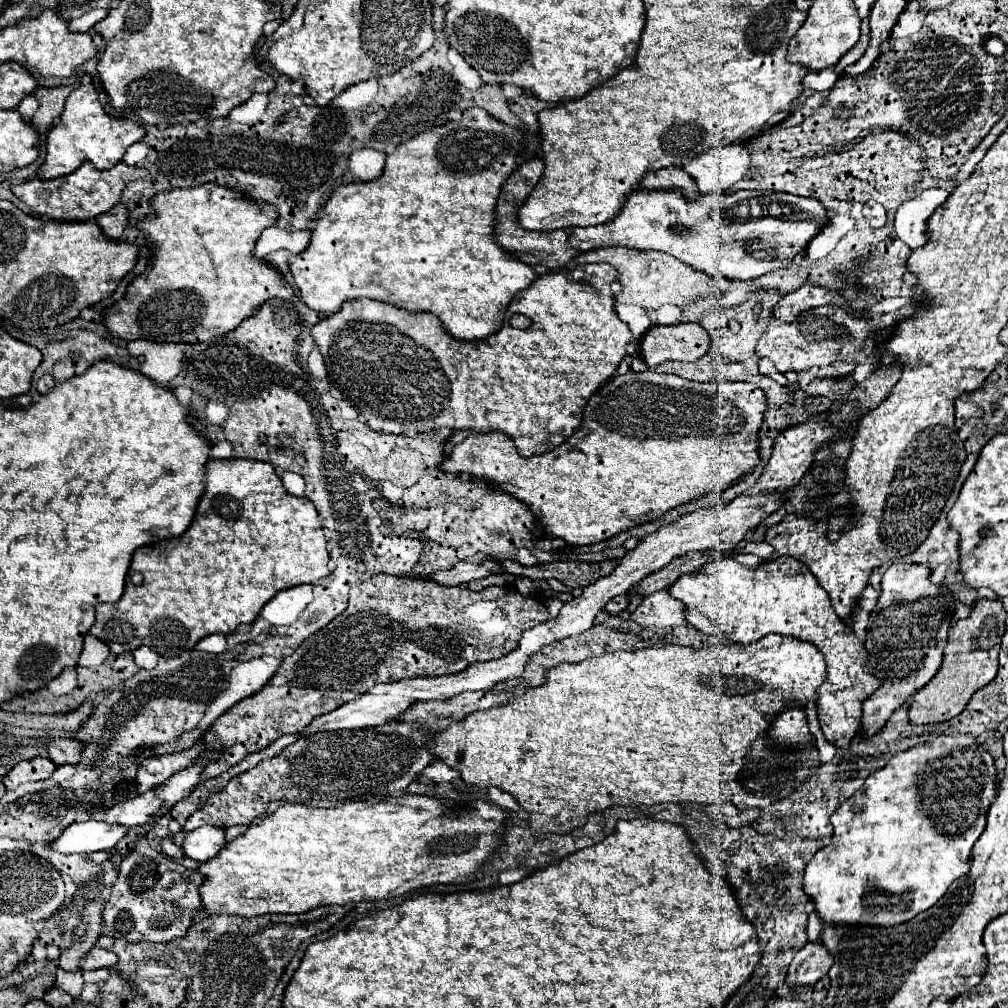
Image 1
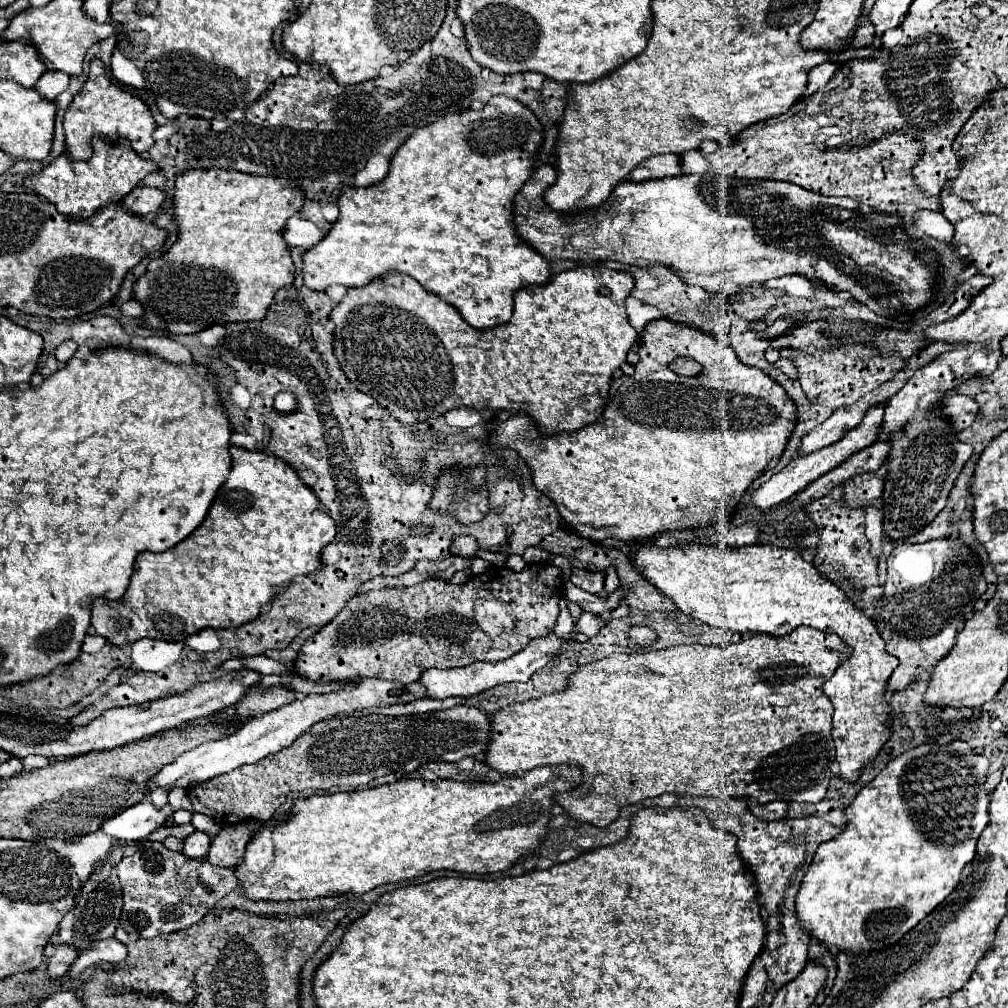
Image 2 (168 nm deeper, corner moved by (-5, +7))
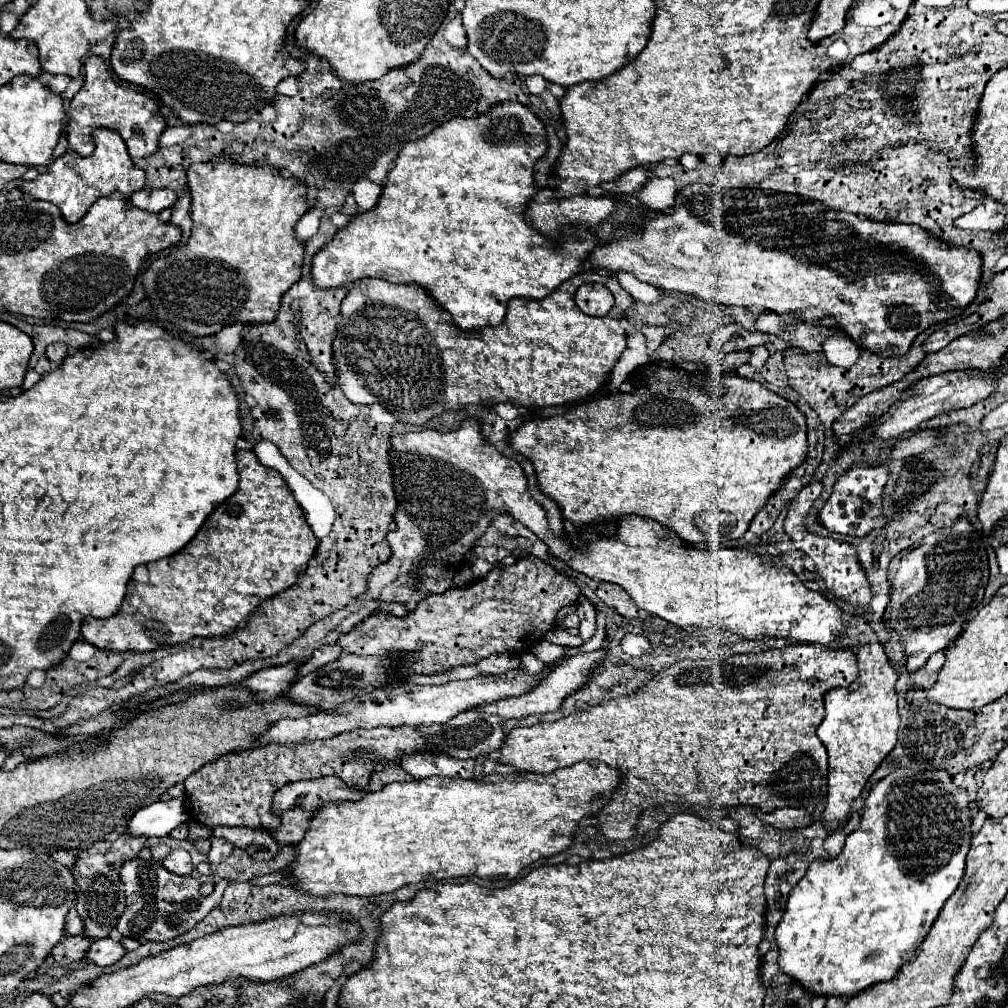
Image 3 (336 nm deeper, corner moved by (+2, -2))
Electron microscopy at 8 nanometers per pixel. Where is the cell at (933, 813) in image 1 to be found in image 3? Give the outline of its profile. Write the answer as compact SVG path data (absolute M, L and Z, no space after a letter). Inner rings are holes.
M894 769L888 777L884 777L882 781L878 781L868 799L866 799L866 809L860 821L860 829L850 833L846 837L846 845L842 849L842 853L836 859L828 859L828 861L814 861L804 879L800 879L800 883L792 889L792 895L788 899L788 907L784 911L784 917L776 929L776 943L778 943L778 965L780 971L788 977L792 977L792 981L796 981L798 985L802 985L808 993L812 995L822 995L822 997L854 997L860 991L866 991L868 987L882 983L882 981L890 981L898 975L898 971L902 969L902 965L914 955L914 951L920 947L920 943L926 939L932 923L936 921L942 905L946 903L946 899L956 891L958 883L962 881L964 875L964 861L970 849L970 823L972 823L972 813L968 809L968 799L966 799L966 791L956 787L952 777L946 771L926 771L926 773L914 773L912 769ZM890 795L892 795L892 829L890 829Z

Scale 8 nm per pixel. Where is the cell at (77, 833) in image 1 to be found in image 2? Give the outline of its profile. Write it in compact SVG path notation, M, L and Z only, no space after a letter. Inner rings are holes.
M139 802L119 812L115 818L103 820L101 832L105 832L107 836L113 836L119 842L133 842L133 840L145 838L147 834L163 826L167 816L171 816L169 804L163 810L155 810L151 802Z

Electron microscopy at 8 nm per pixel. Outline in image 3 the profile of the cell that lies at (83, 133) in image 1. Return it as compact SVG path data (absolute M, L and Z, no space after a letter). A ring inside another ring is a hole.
M90 55L86 61L86 81L82 89L74 95L74 99L68 103L68 127L66 137L70 143L70 149L80 155L90 155L94 151L94 139L92 133L98 127L108 127L116 131L126 147L130 157L148 157L158 149L158 139L162 131L166 129L166 119L160 111L160 105L148 97L146 93L140 93L132 89L128 83L120 81L110 65L96 55Z

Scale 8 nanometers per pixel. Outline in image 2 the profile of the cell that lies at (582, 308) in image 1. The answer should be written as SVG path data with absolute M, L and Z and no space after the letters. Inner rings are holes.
M577 266L553 274L541 286L521 288L515 294L513 316L507 324L477 330L451 304L419 286L415 278L393 272L365 288L347 290L343 302L333 308L329 316L335 322L333 352L345 376L359 390L369 392L401 424L423 422L451 408L471 406L525 412L543 436L569 434L601 416L613 372L625 362L629 348L639 338L625 314L625 298L633 286L635 278L627 272L609 270L607 266ZM603 288L609 288L609 294L603 294Z

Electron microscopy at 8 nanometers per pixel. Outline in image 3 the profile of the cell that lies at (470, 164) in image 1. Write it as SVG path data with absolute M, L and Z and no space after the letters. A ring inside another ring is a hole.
M516 101L500 103L490 109L490 115L476 119L450 119L424 139L404 145L384 183L378 205L372 211L354 215L350 223L314 255L314 285L330 289L364 277L380 277L390 283L416 283L446 307L452 321L464 331L500 325L512 297L548 297L584 267L588 255L598 245L598 235L588 229L584 231L584 227L564 227L564 231L560 231L560 243L552 245L548 237L526 223L526 207L536 195L534 165L546 149L544 123Z

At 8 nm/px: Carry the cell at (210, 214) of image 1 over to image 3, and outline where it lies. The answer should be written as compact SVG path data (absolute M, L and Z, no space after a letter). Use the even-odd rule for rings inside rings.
M228 157L192 165L188 183L192 193L192 235L186 247L180 247L168 259L154 261L142 279L158 319L196 337L216 335L232 323L272 323L278 317L282 295L302 277L306 247L296 239L294 227L308 211L306 185L300 179L280 175L272 165L242 165Z

